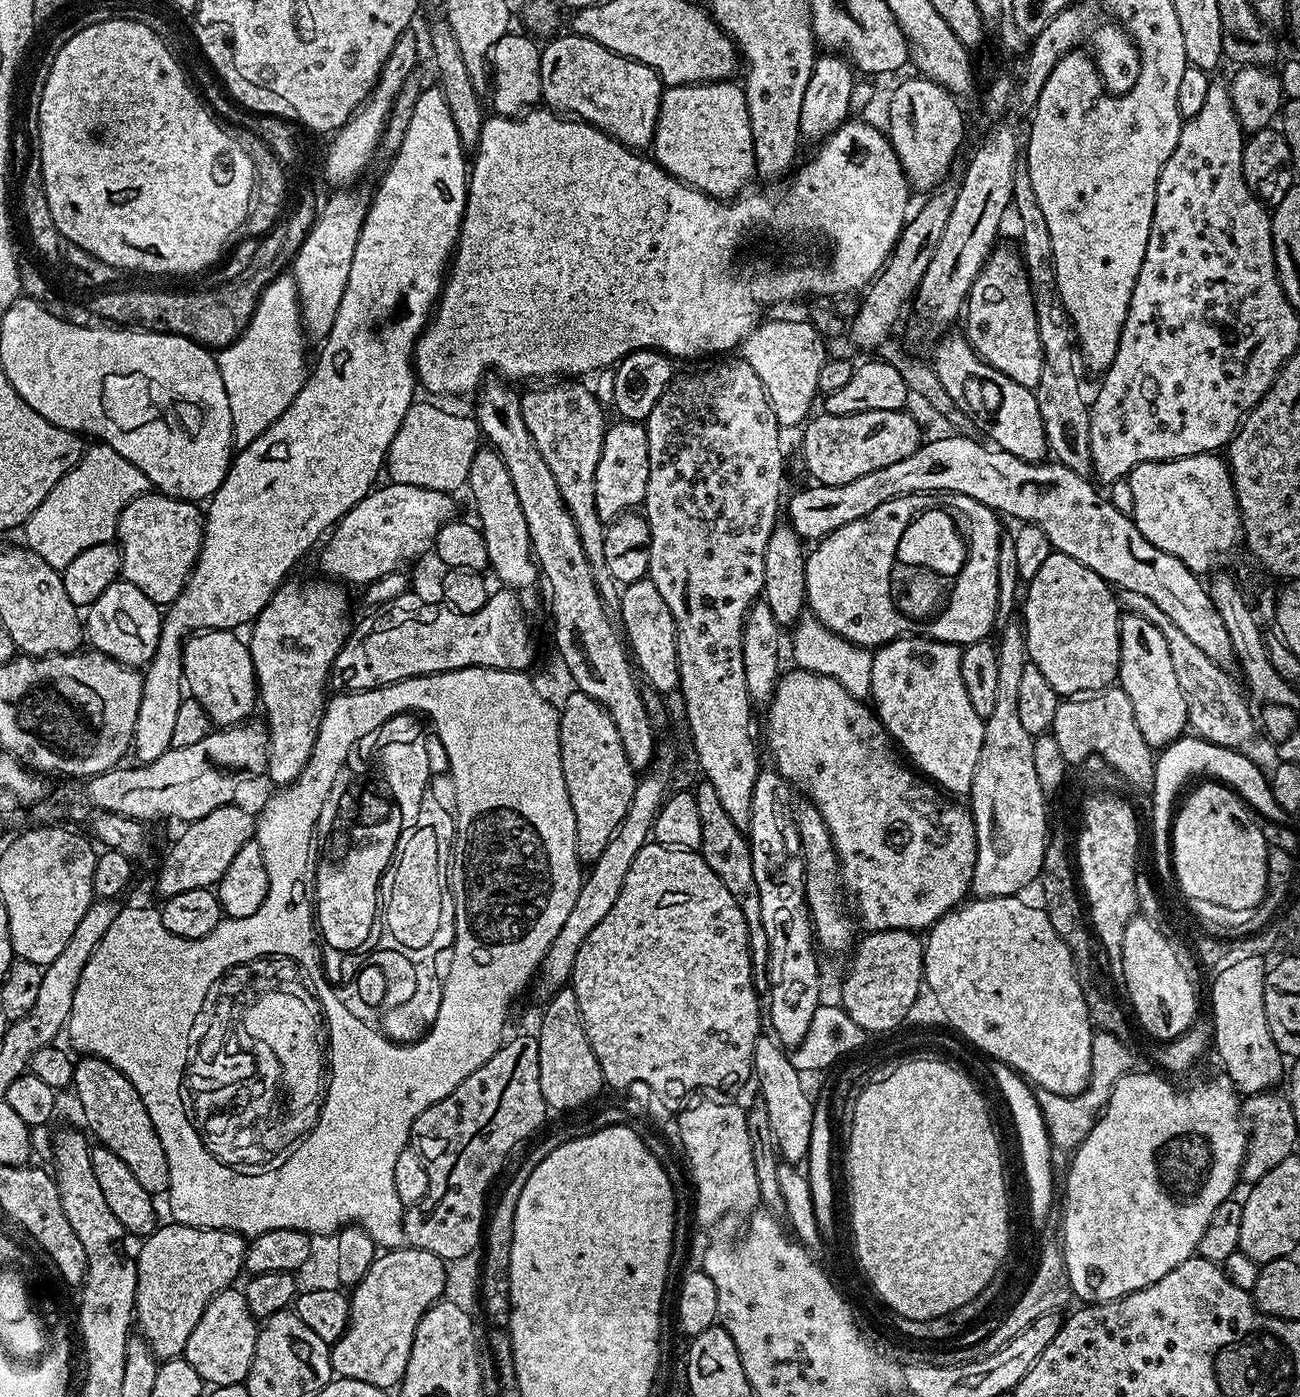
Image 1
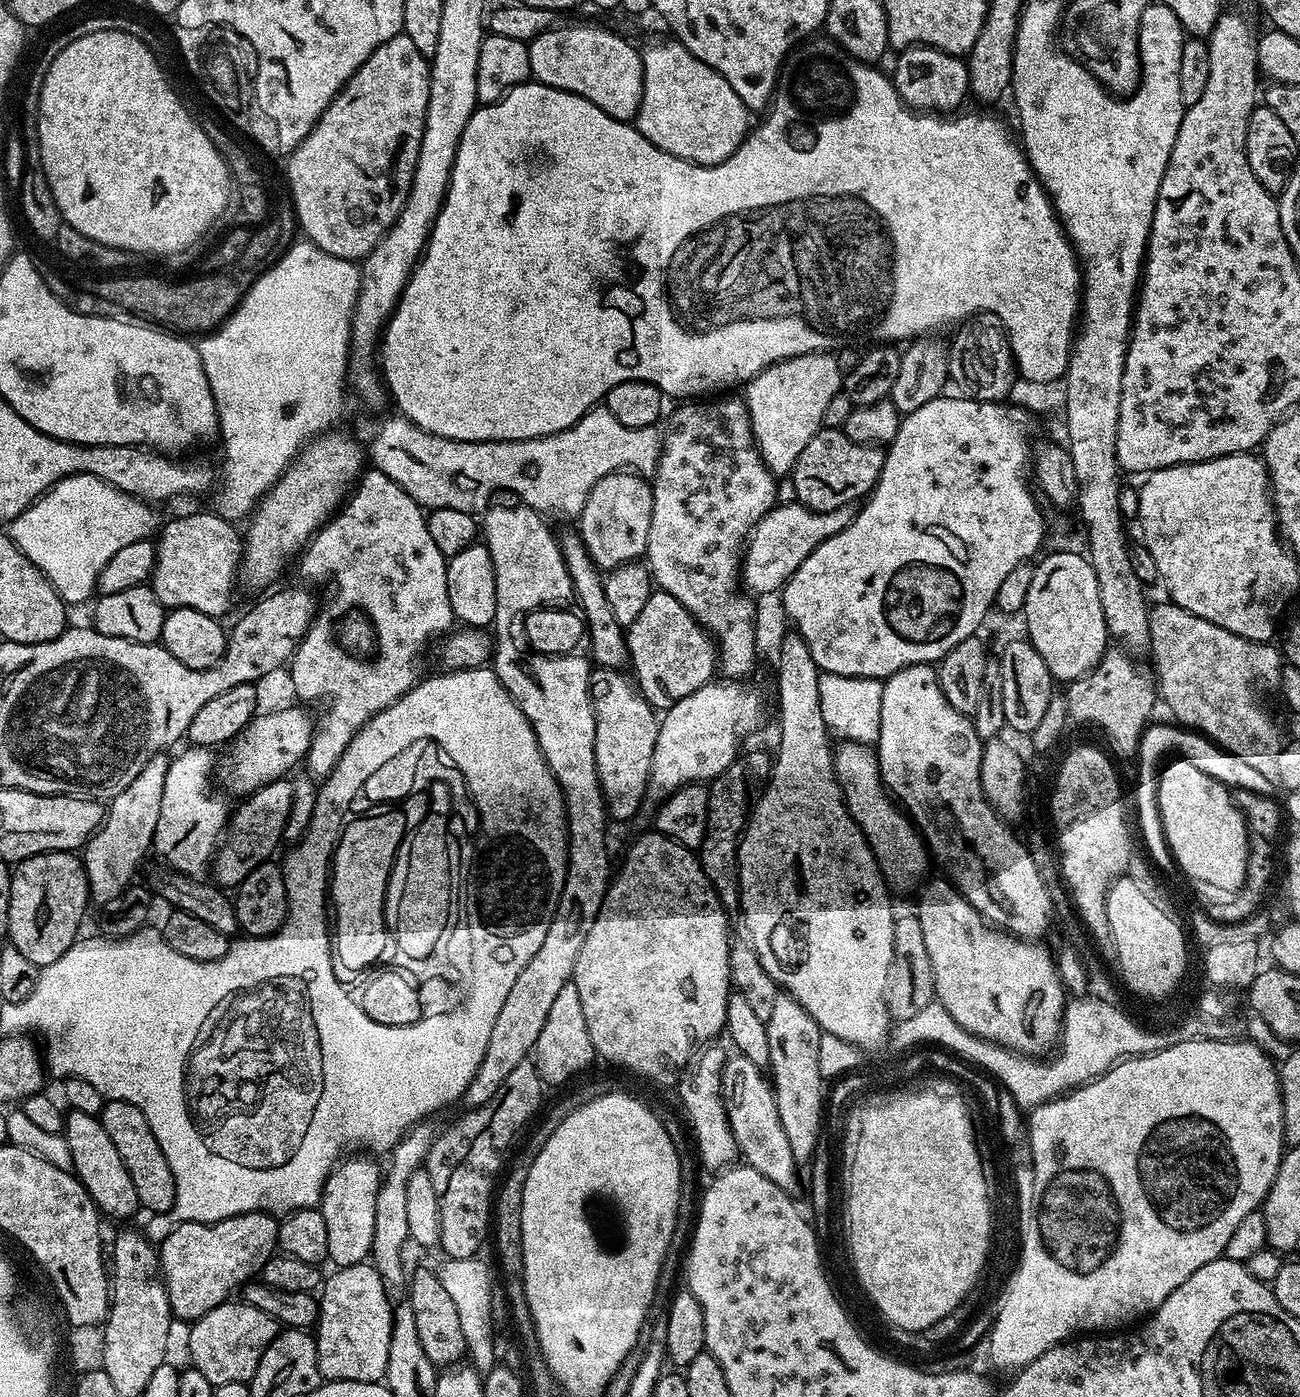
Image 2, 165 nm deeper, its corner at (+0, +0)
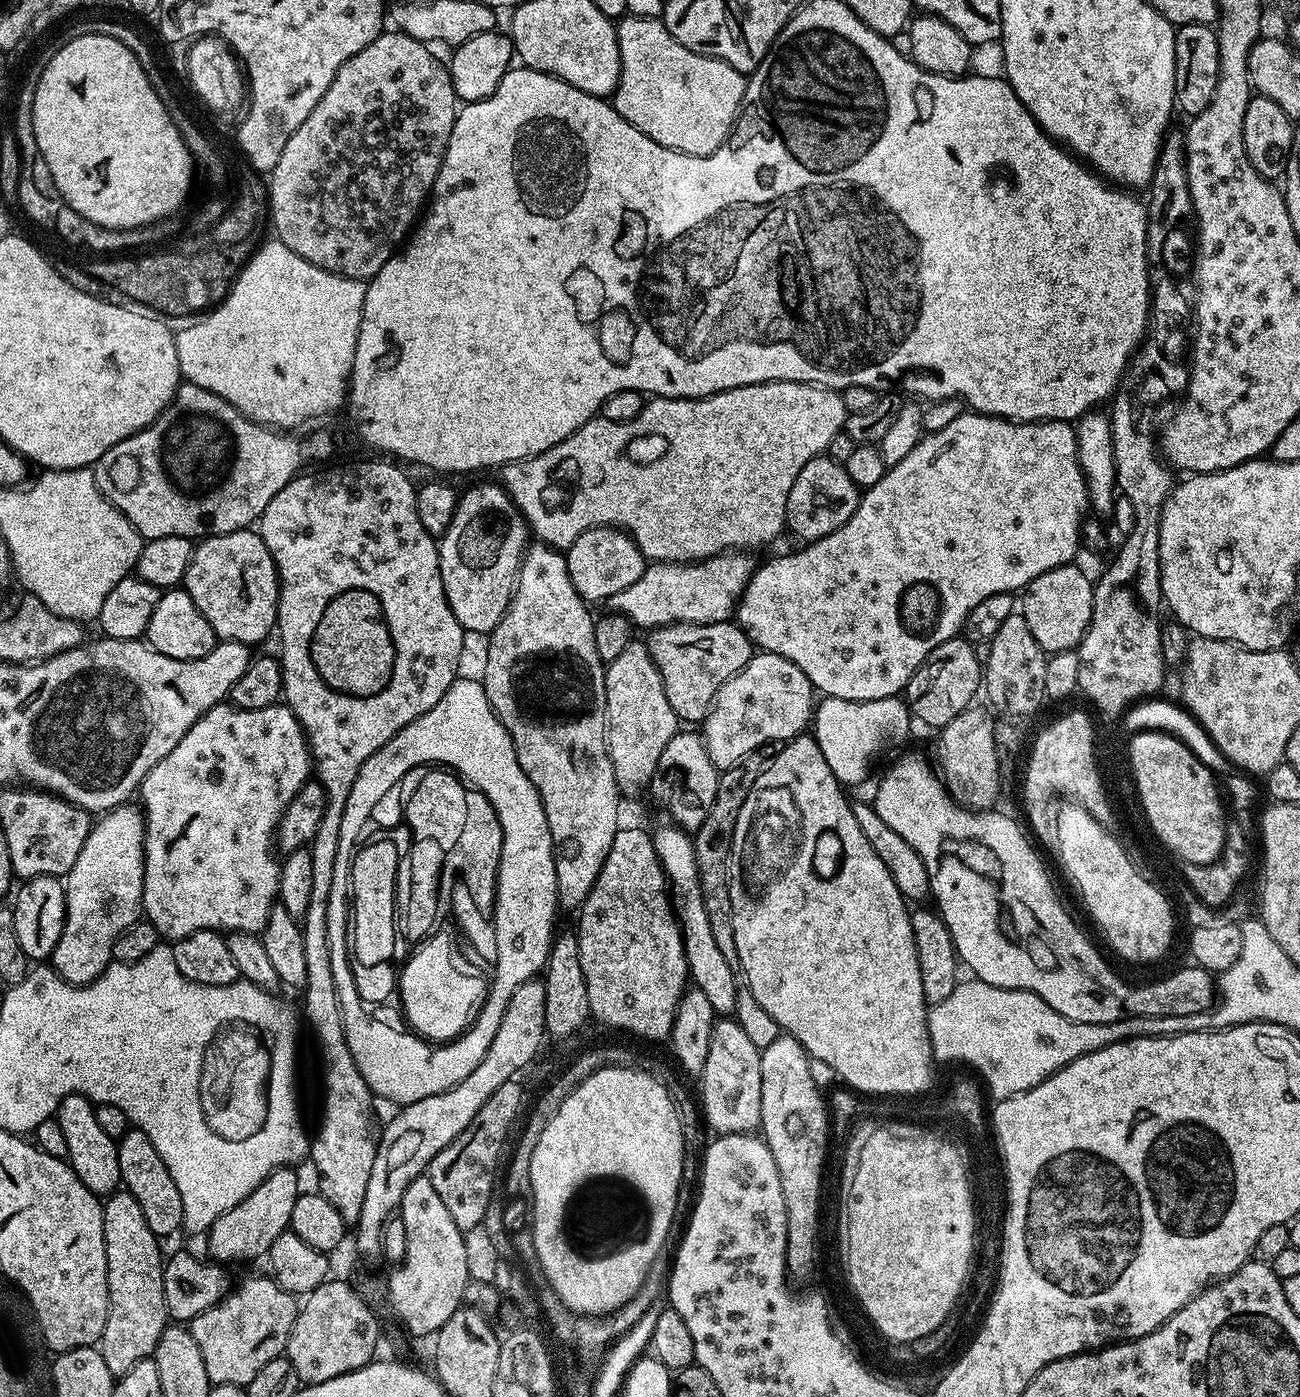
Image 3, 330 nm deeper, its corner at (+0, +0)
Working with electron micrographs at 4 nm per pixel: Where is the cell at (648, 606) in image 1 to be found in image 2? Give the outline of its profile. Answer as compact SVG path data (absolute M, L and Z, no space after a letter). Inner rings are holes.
M653 590L638 618L626 630L626 639L634 683L654 709L665 710L681 702L711 681L717 671L715 640L669 592Z

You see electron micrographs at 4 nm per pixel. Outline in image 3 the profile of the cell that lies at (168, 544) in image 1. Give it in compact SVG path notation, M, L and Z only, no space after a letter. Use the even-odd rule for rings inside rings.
M241 530L223 532L221 536L205 536L192 549L190 566L182 581L183 591L190 594L194 606L210 622L220 640L233 640L239 644L256 646L259 640L273 635L276 626L276 603L280 600L280 578L276 574L276 563L262 542L259 531Z

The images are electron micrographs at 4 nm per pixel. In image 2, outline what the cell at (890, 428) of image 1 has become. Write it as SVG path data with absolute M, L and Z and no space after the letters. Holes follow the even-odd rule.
M821 427L814 438L806 442L806 450L802 450L791 470L795 499L815 512L847 508L855 505L855 500L863 501L880 477L884 454L883 447L850 442L850 438L846 438L846 434L839 428Z

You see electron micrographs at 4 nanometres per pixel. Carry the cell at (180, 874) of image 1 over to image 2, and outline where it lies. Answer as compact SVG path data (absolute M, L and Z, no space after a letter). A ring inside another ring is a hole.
M281 778L275 780L273 783L268 783L266 786L260 788L258 791L252 793L247 797L236 811L231 813L229 822L226 826L226 840L228 836L228 842L224 843L217 849L216 855L213 857L213 863L211 865L211 873L214 874L215 883L219 887L223 887L228 890L235 889L235 887L241 884L246 877L250 875L260 864L267 863L273 856L271 856L278 844L282 842L282 834L289 816L290 806L293 800L293 786L289 779Z

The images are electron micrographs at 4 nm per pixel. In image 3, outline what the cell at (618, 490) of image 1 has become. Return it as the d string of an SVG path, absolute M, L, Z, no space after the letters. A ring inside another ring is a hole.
M619 527L588 528L566 549L570 582L574 582L574 590L586 602L592 600L611 601L626 586L634 586L638 578L642 578L646 567L644 555L638 550L629 533Z

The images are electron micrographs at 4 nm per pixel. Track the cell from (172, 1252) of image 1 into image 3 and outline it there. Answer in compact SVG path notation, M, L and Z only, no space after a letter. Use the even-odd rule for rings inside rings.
M291 1167L277 1168L248 1197L238 1202L238 1206L226 1210L213 1222L206 1233L206 1239L208 1248L216 1255L213 1257L217 1261L229 1262L228 1260L252 1260L255 1256L263 1257L270 1250L274 1238L289 1231L290 1214L294 1214L294 1202L302 1195L302 1188L299 1188L300 1180L292 1172L294 1171Z

